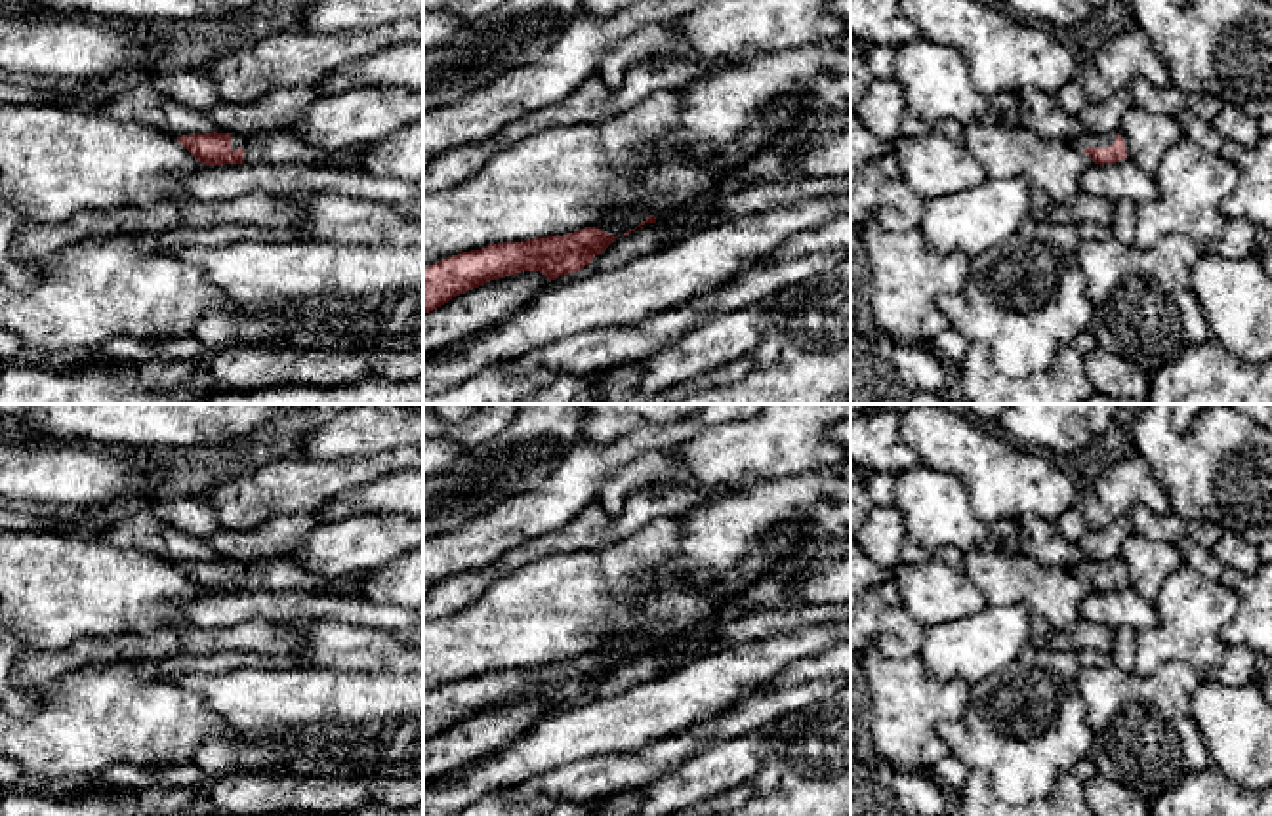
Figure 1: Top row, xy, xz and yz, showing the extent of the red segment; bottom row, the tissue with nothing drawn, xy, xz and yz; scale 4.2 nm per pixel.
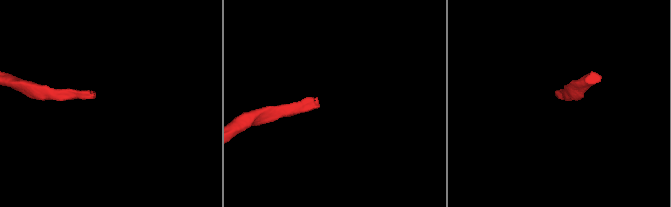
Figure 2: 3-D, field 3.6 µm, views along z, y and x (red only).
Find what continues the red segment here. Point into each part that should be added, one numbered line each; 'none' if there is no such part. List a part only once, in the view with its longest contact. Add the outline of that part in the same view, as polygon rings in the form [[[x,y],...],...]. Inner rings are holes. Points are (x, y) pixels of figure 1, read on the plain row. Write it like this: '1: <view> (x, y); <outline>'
1: xy (279, 574); [[[296,559],[242,562],[231,561],[231,576],[244,574],[244,591],[326,591],[359,597],[366,587],[362,572],[322,580],[307,572]]]

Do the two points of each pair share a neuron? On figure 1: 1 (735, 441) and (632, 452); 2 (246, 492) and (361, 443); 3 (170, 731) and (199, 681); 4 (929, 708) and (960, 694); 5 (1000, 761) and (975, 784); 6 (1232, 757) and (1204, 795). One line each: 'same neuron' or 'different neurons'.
1: different neurons
2: different neurons
3: different neurons
4: same neuron
5: different neurons
6: different neurons

